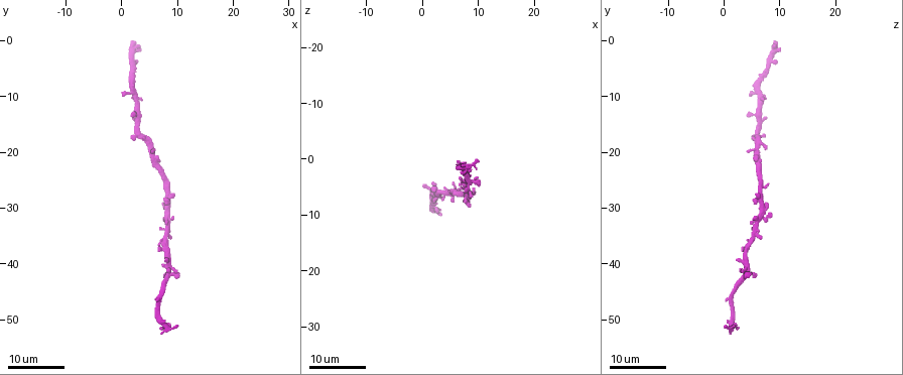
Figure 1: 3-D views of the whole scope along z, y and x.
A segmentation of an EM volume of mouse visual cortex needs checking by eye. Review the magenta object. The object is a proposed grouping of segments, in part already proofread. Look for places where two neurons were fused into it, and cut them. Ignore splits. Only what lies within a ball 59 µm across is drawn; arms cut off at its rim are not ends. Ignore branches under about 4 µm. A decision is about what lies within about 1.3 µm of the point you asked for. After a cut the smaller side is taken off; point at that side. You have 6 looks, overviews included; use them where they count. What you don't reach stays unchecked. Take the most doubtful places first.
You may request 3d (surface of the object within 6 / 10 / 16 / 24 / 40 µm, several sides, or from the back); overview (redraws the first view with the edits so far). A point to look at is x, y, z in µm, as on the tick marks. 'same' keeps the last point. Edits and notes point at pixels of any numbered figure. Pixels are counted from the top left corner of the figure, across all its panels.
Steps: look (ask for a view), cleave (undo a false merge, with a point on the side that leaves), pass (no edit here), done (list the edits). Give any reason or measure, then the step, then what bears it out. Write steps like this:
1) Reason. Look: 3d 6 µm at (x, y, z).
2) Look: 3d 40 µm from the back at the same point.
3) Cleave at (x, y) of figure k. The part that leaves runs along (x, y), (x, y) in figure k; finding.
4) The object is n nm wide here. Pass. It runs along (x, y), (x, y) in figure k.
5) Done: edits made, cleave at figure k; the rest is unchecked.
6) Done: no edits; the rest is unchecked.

Branch point. Look: 3d 16 µm at (8.5, 26.0, 6.5).

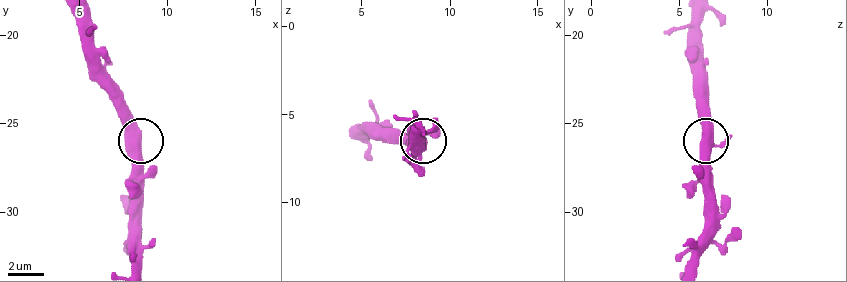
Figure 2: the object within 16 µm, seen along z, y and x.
Look: 3d 10 µm at (8.4, 26.4, 6.5).

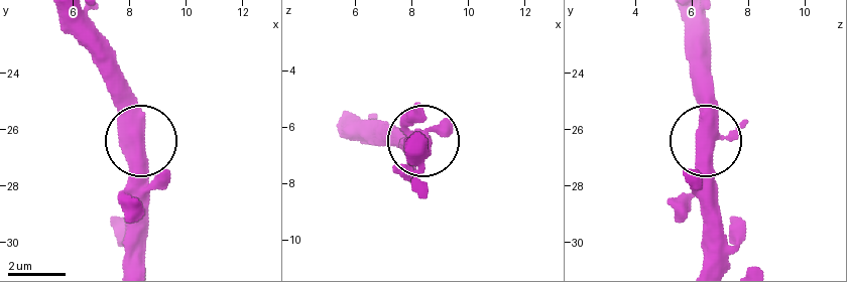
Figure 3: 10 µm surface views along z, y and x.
The side arm is 29 µm long. Pass. It runs along (119, 147), (138, 132), (136, 97), (119, 77) in figure 3; continuous, no second neuron.

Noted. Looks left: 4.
Three arms meet. Look: 3d 16 µm at (2.0, 9.0, 6.5).

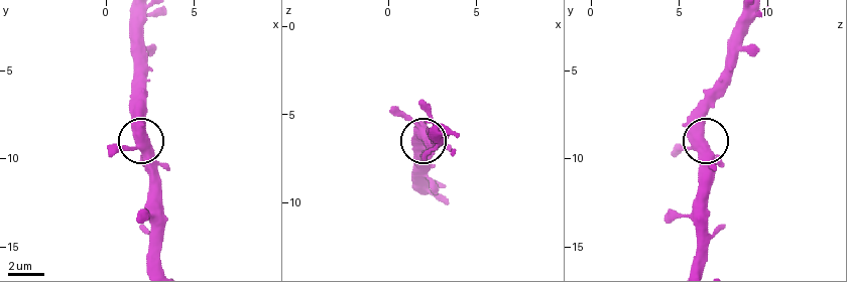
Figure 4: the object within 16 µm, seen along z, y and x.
Look: 3d 10 µm at (2.3, 9.2, 6.1).

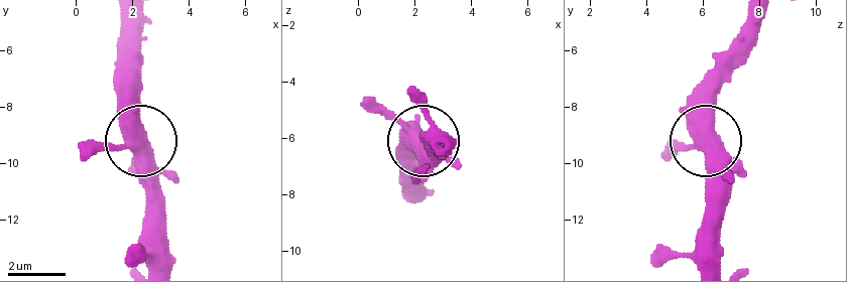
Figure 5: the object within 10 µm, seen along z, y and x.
The object is 450 nm wide here. Pass. It runs along (703, 264), (708, 72) in figure 5; one neuron here.

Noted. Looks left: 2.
Done: no edits; the rest is unchecked.

